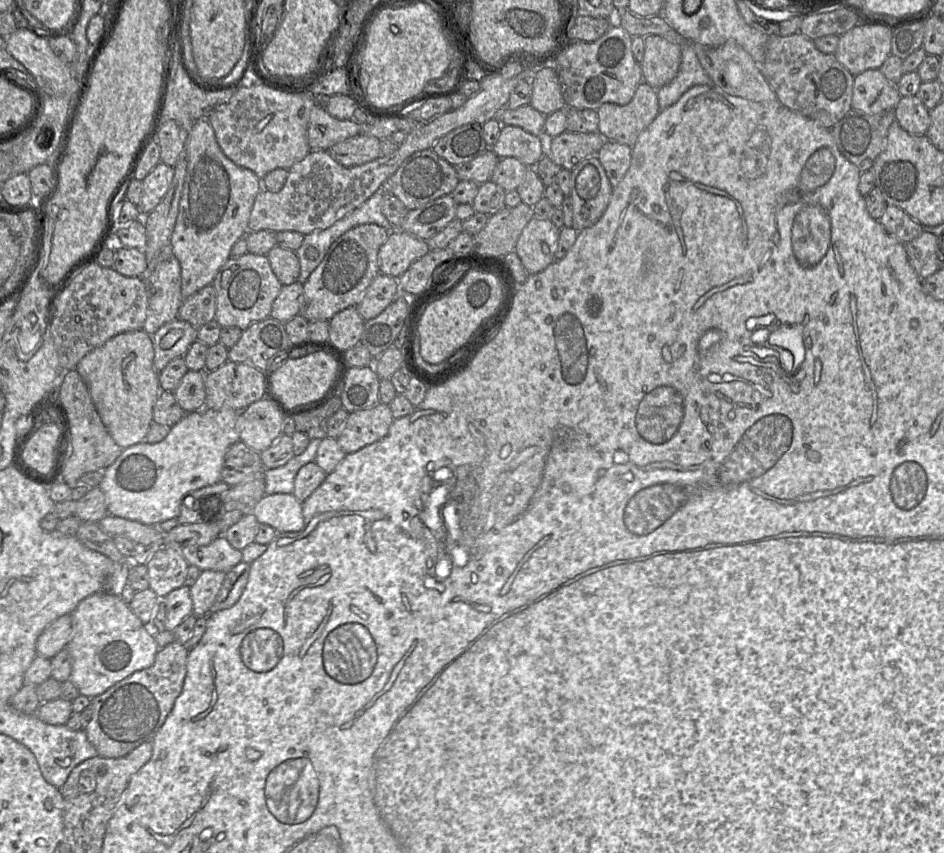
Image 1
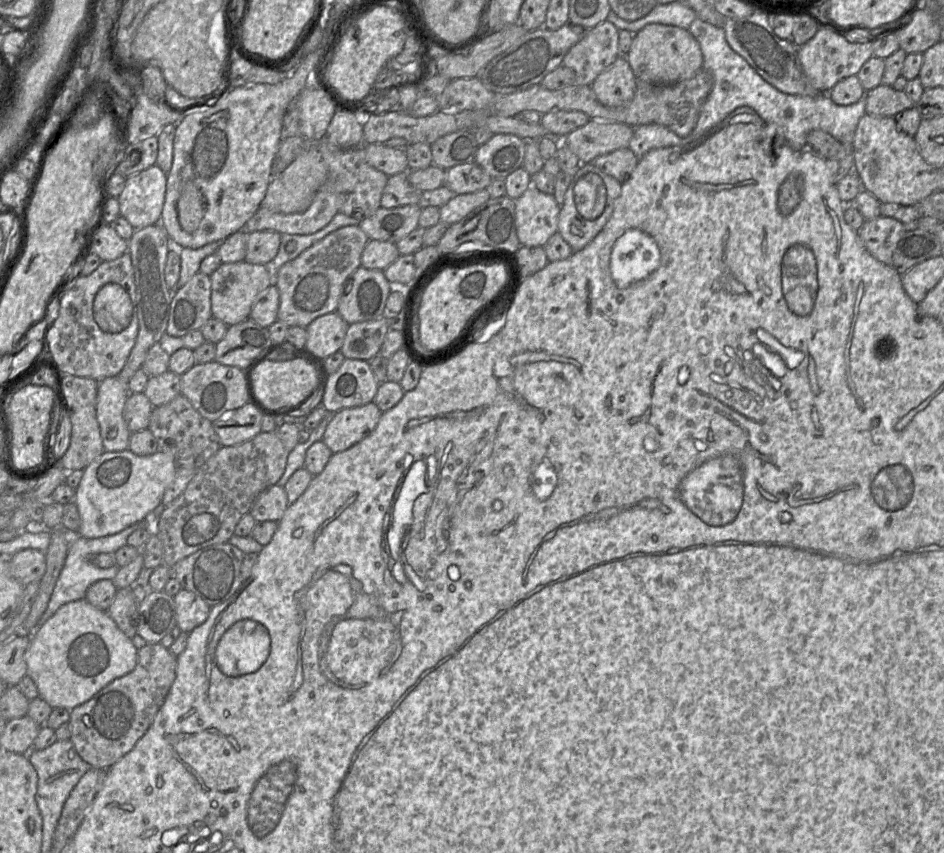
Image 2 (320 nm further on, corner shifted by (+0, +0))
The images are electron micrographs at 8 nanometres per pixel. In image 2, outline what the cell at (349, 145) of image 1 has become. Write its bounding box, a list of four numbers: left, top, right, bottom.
[362,144,408,177]

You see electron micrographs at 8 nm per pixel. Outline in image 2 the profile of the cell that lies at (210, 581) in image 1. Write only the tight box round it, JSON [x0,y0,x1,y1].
[174,588,211,633]

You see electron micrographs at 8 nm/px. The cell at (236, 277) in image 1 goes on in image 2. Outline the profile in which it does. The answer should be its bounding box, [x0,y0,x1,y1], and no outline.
[210,261,270,326]

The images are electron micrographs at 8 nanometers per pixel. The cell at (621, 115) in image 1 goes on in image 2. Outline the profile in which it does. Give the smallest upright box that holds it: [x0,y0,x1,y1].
[592,57,636,107]

